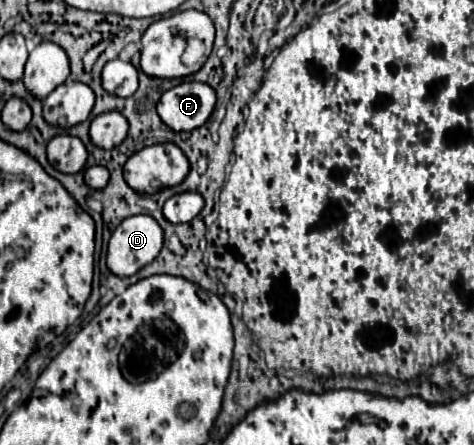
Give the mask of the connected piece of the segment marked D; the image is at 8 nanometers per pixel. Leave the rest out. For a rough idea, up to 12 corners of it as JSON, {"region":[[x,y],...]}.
{"region":[[133,215],[109,239],[107,267],[135,275],[163,247],[151,215]]}

